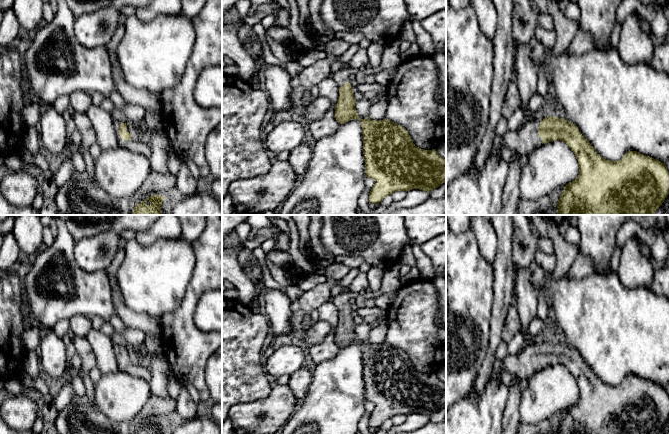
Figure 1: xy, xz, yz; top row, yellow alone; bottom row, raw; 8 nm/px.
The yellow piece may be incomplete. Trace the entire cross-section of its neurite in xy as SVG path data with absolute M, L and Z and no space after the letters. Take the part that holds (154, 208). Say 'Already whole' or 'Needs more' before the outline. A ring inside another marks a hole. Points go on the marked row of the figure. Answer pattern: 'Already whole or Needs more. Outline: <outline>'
Already whole. Outline: M151 195L149 198L137 204L131 215L161 215L161 206L165 196Z

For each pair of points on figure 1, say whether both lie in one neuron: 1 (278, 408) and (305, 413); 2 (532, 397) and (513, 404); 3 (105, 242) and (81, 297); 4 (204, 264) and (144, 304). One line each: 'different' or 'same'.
1: different
2: different
3: different
4: different

